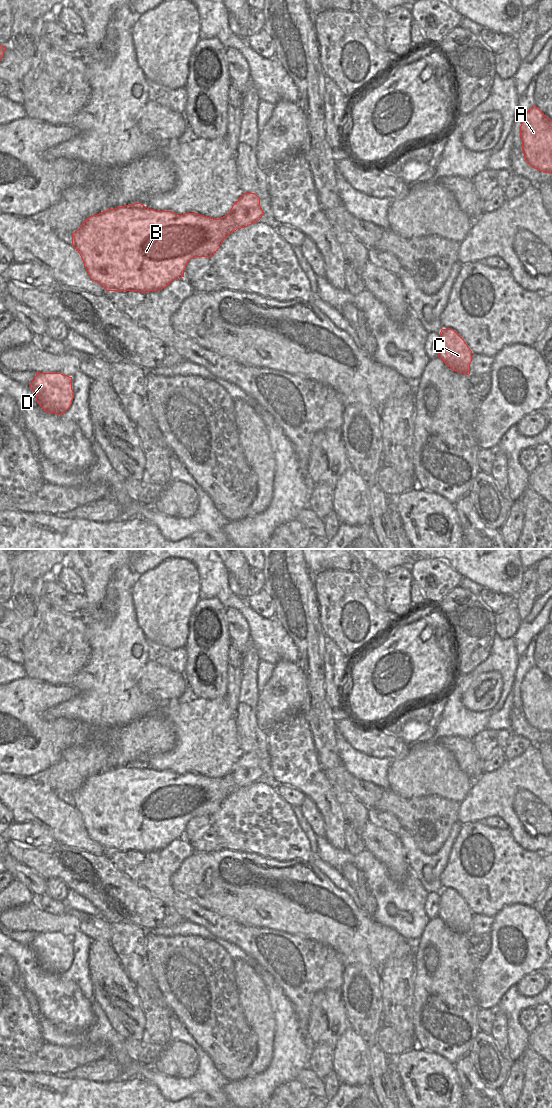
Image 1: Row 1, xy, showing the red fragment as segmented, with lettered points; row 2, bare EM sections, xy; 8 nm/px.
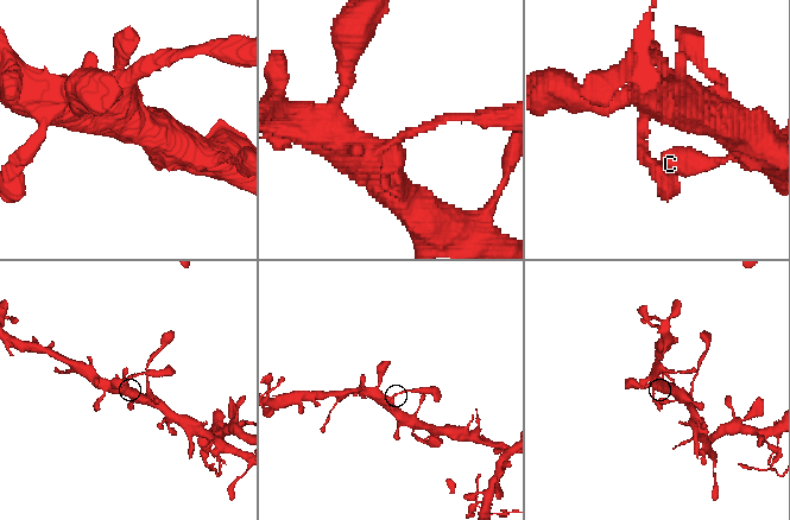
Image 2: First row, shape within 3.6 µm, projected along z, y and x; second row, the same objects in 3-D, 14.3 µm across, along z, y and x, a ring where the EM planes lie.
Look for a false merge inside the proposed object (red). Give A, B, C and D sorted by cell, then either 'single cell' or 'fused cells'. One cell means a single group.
A B C D | single cell

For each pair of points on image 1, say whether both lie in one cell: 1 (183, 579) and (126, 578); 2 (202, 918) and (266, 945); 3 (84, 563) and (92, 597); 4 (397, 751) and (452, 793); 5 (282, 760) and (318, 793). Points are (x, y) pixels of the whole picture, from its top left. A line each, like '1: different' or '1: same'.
1: different
2: same
3: same
4: different
5: same

